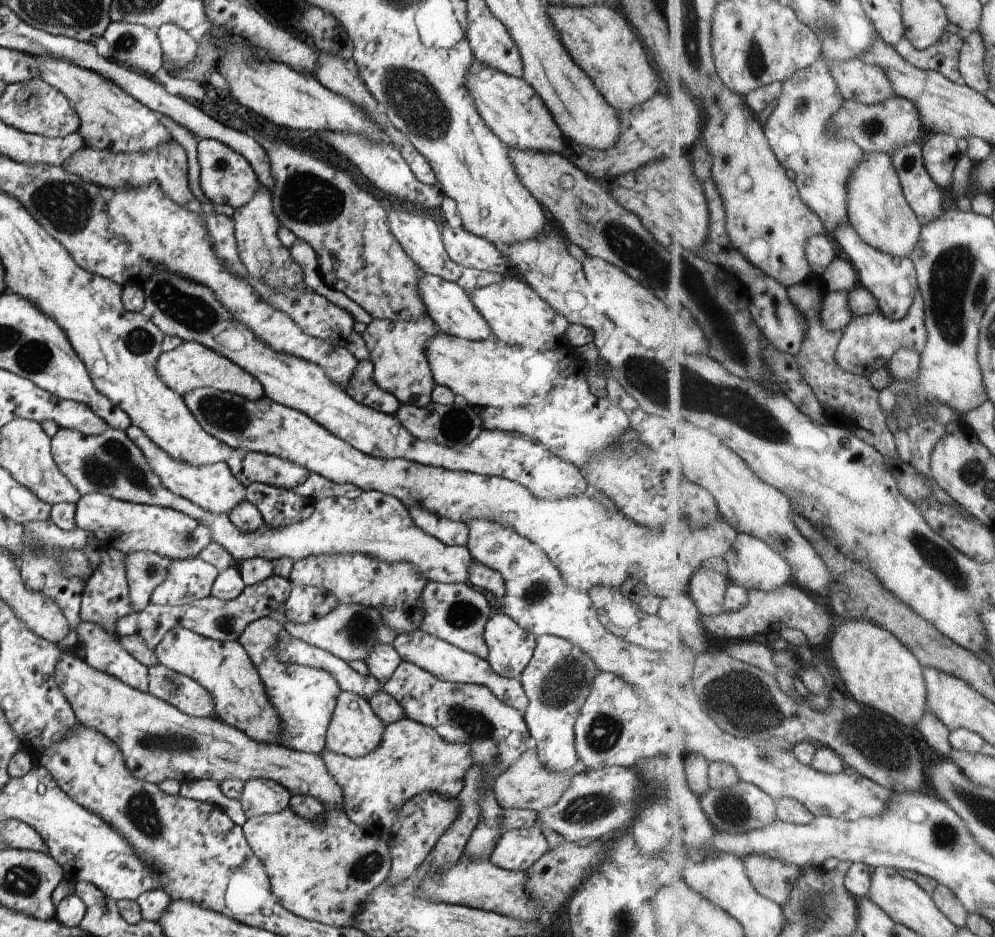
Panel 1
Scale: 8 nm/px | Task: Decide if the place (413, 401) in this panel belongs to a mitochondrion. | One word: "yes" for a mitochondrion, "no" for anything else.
no

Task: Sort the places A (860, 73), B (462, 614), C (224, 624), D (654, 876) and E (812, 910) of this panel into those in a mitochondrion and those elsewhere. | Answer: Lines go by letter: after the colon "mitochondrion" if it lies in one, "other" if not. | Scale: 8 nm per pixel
A: other
B: mitochondrion
C: mitochondrion
D: mitochondrion
E: mitochondrion

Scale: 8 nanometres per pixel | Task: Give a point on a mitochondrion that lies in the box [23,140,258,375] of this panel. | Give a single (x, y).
(67, 206)

